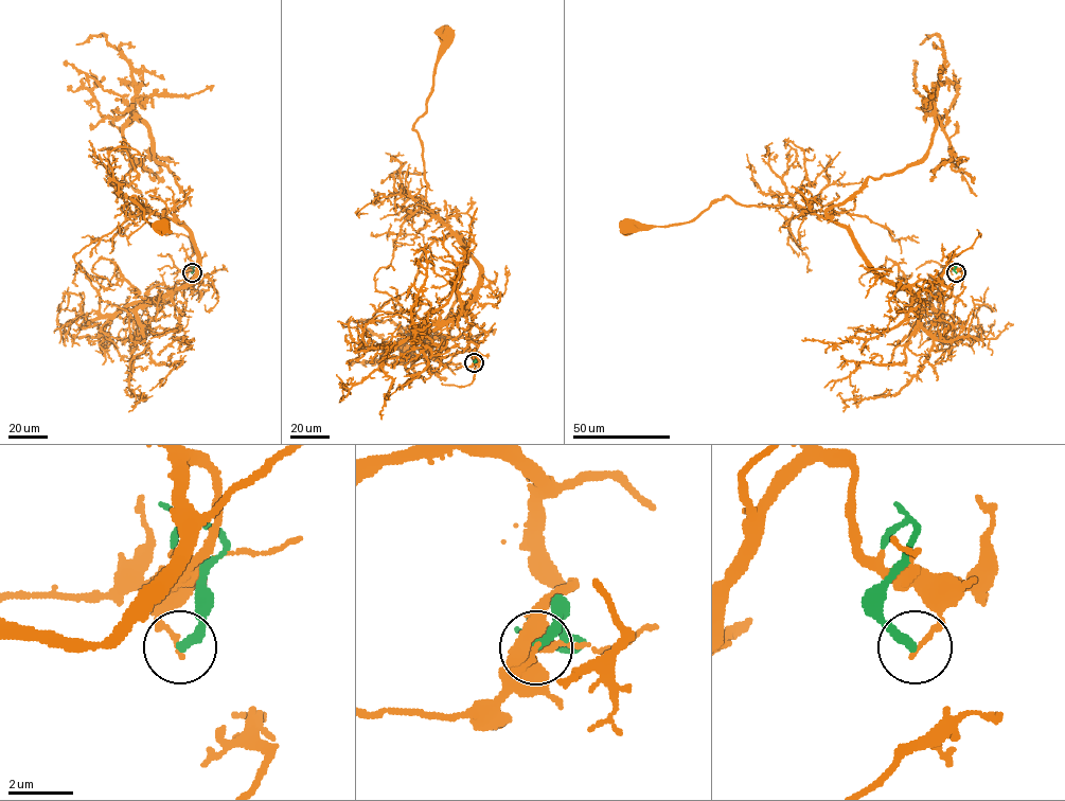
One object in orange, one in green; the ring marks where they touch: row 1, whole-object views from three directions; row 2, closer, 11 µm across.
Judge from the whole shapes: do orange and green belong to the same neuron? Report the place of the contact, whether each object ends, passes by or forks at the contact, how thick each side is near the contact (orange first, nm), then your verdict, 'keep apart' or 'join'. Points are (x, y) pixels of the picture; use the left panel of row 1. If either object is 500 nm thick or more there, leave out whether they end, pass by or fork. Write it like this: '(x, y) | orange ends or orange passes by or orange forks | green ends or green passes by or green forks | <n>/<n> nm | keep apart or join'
(192, 272) | orange ends | green ends | 130/300 nm | keep apart

